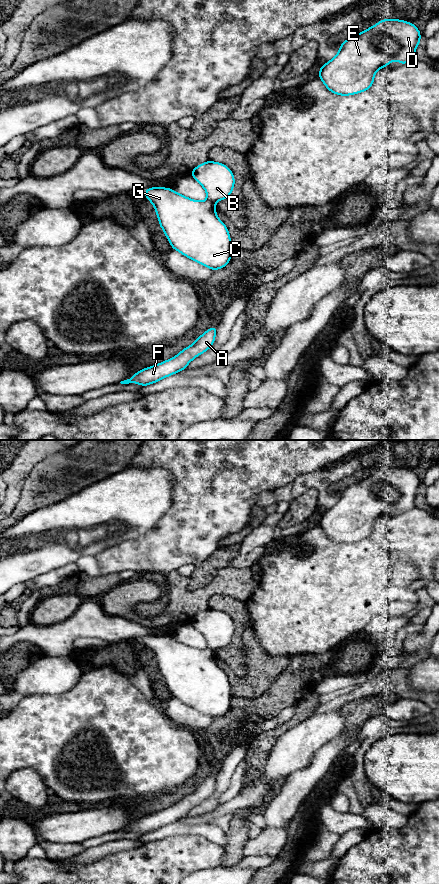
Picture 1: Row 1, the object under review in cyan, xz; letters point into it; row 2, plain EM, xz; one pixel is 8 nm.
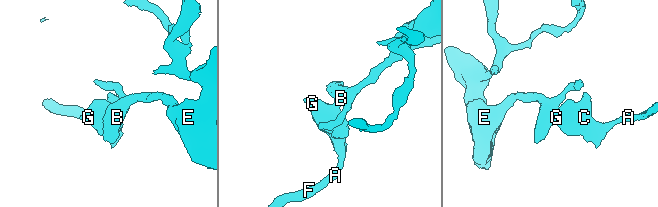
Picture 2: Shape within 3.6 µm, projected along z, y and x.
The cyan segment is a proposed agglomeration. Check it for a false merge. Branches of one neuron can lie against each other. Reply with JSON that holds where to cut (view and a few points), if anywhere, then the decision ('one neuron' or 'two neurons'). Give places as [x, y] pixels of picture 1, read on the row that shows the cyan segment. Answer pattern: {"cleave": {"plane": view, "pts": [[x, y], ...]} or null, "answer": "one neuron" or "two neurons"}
{"cleave": {"plane": "xz", "pts": [[207, 199], [214, 203]]}, "answer": "two neurons"}

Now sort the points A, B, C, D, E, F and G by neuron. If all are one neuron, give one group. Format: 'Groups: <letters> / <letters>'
Groups: A C F G / B D E

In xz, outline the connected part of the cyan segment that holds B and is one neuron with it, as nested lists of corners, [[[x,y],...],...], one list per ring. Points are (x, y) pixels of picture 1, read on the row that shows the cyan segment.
[[[208,160],[195,167],[190,175],[205,189],[207,200],[213,203],[229,198],[235,184],[233,172],[220,162]]]

